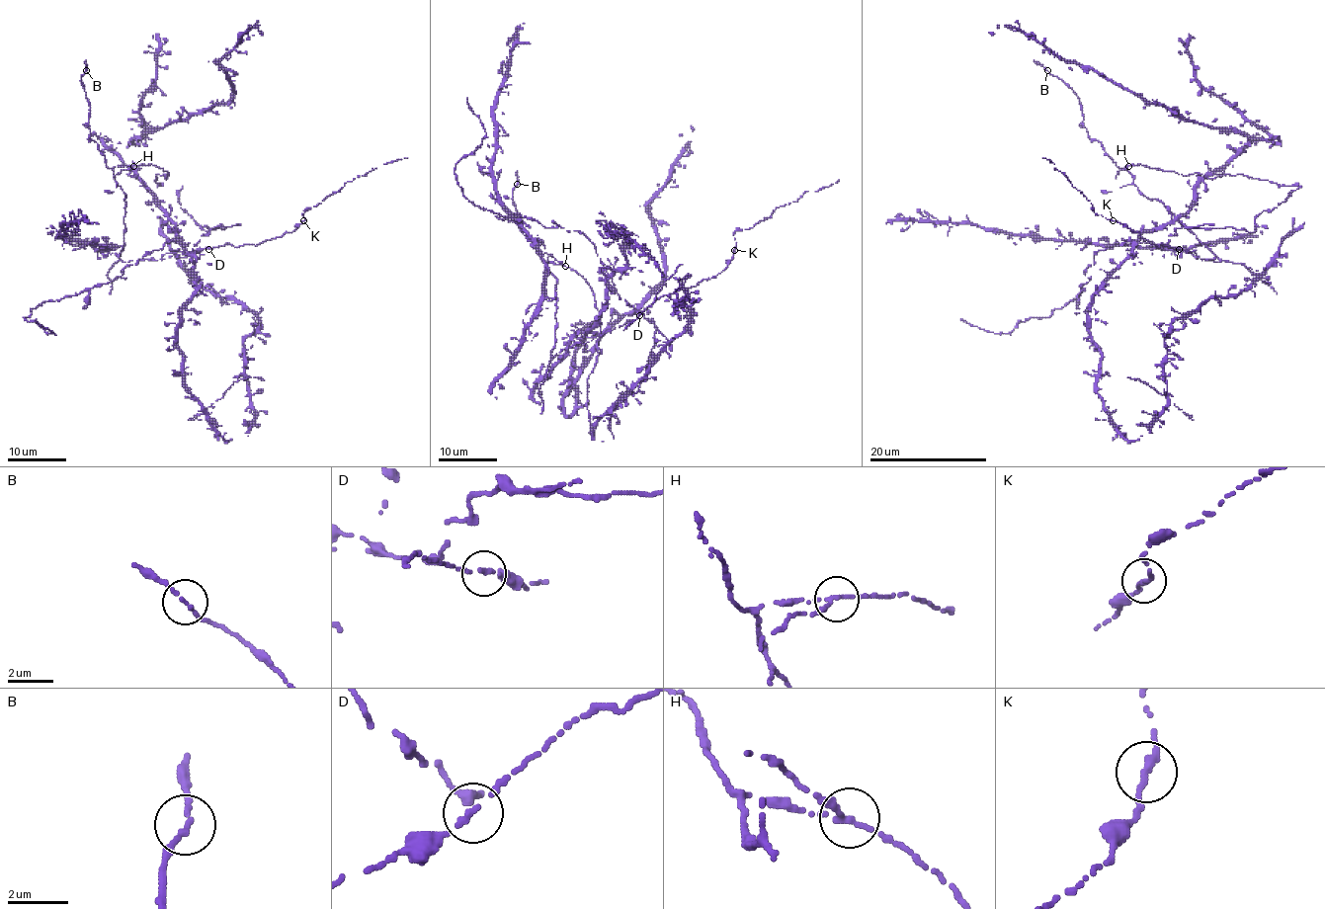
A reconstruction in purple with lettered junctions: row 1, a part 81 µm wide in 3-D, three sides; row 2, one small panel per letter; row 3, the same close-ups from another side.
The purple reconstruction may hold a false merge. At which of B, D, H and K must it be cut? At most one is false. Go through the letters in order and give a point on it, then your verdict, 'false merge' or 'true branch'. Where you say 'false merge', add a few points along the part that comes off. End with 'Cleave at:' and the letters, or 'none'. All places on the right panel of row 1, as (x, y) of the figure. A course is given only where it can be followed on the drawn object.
B: place (1047, 70); true branch
D: place (1179, 249); true branch
H: place (1128, 166); true branch
K: place (1113, 220); true branch
Cleave at: none

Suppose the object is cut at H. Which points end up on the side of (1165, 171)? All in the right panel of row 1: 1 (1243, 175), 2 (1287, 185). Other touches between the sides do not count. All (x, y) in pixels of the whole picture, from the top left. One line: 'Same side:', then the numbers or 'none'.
Same side: 1, 2

